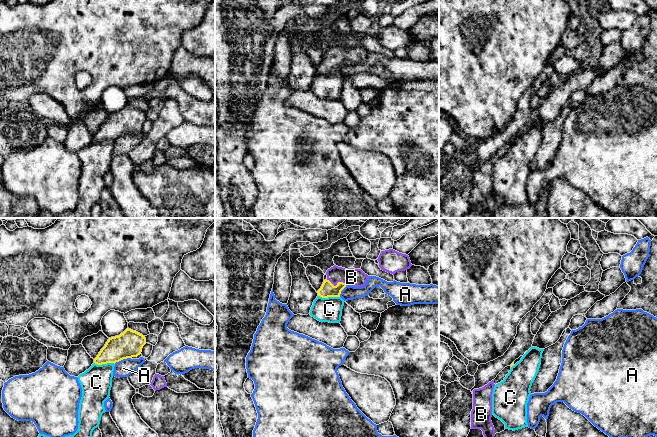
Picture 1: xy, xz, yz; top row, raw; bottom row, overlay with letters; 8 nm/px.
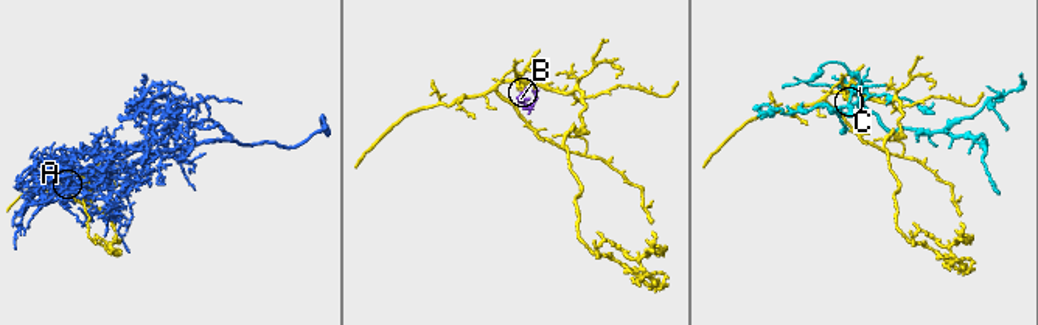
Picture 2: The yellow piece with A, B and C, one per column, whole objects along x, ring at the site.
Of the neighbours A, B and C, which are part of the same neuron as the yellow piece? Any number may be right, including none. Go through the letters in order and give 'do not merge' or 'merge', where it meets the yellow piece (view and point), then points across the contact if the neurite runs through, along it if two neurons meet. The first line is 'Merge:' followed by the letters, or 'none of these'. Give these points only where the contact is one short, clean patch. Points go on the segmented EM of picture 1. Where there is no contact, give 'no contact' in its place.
Merge: B
A: do not merge; meets yellow in xy at (122, 359)
B: merge; meets yellow in xz at (337, 284); runs through xz (327, 289), (337, 284), (343, 277), (351, 277)
C: do not merge; meets yellow in xz at (329, 296)

